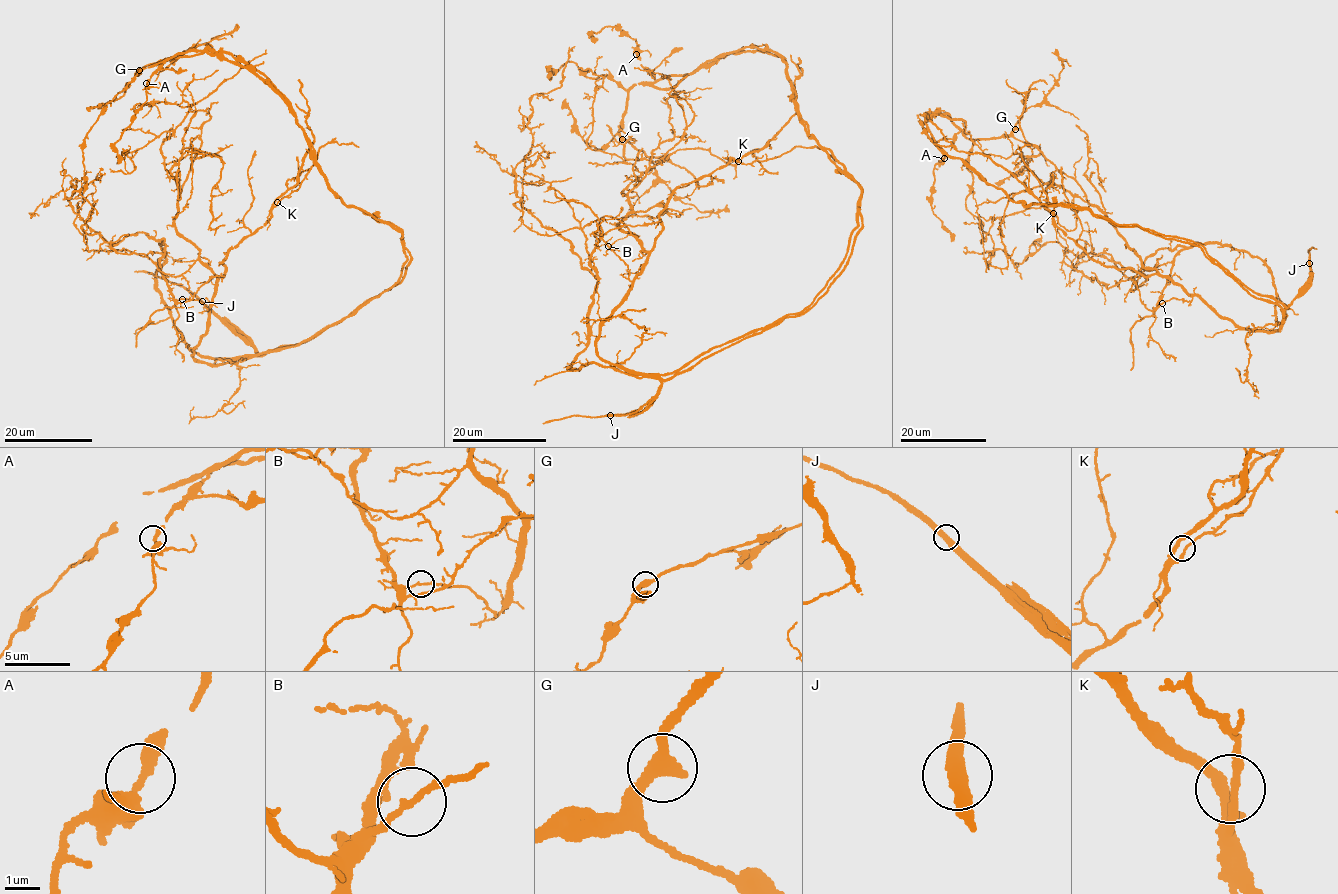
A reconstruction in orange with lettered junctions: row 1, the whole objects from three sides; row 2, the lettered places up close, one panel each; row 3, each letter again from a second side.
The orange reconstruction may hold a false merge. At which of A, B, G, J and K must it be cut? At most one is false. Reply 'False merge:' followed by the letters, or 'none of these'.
False merge: B

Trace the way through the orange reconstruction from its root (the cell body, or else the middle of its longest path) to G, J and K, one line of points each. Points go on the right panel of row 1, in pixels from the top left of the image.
G: (1201, 247), (1116, 226), (1086, 207), (1025, 206), (951, 158), (922, 125), (946, 113), (966, 137), (1015, 128)
J: (1201, 247), (1225, 272), (1249, 289), (1286, 306), (1307, 284), (1311, 269), (1309, 263)
K: (1201, 247), (1249, 294), (1279, 306), (1280, 330), (1240, 329), (1165, 277), (1103, 266), (1056, 225), (1053, 213)

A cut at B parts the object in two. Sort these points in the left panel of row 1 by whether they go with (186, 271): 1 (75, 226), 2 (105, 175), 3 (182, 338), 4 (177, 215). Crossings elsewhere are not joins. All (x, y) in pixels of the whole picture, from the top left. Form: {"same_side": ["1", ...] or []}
{"same_side": ["1", "4"]}

